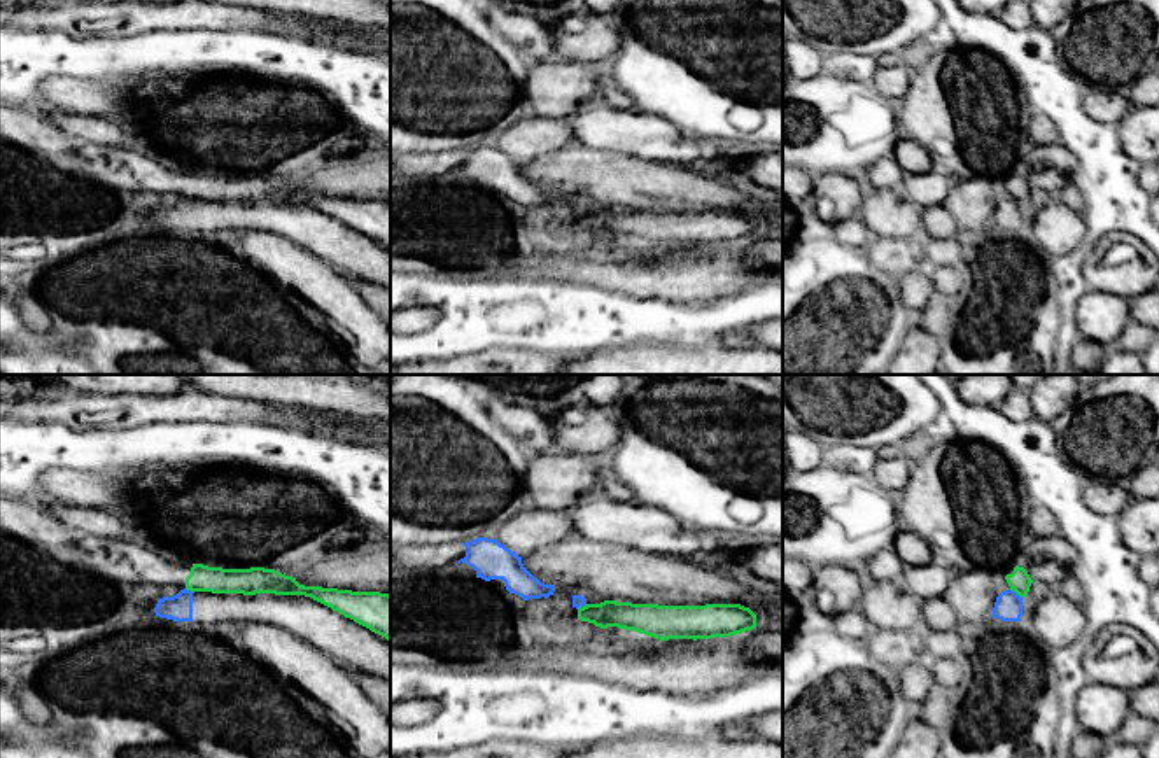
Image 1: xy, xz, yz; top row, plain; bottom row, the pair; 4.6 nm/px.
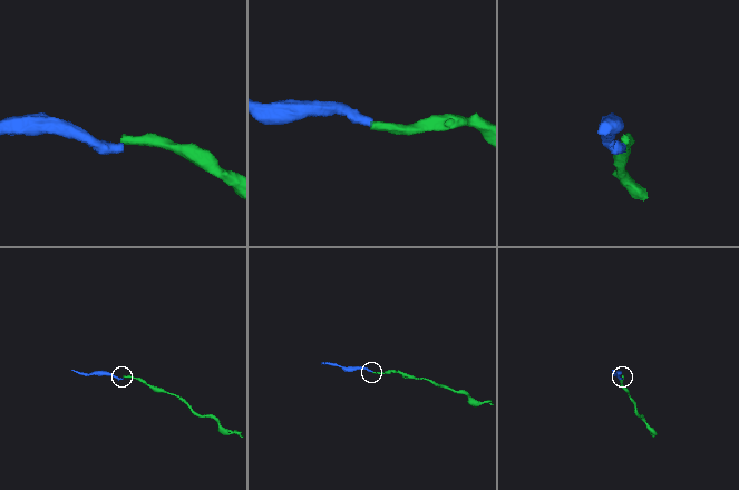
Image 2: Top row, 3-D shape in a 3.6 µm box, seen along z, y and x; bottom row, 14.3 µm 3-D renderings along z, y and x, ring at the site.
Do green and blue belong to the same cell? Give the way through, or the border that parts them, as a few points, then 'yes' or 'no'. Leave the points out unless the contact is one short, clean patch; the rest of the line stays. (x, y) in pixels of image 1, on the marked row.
border yz (1009, 589), (1023, 597); no

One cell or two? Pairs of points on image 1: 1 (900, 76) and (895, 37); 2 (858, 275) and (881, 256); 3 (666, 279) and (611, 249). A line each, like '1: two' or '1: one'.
1: two
2: two
3: two

